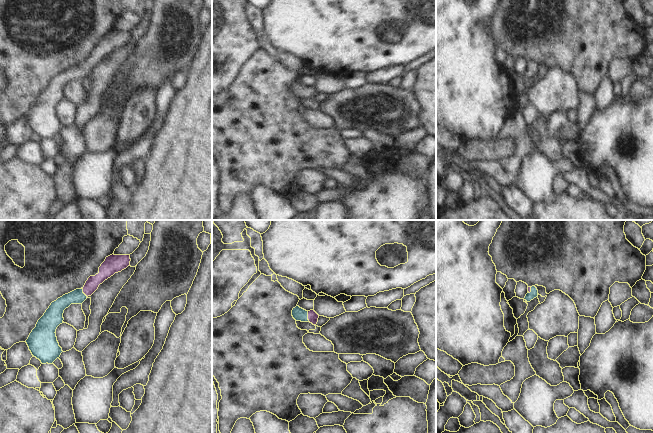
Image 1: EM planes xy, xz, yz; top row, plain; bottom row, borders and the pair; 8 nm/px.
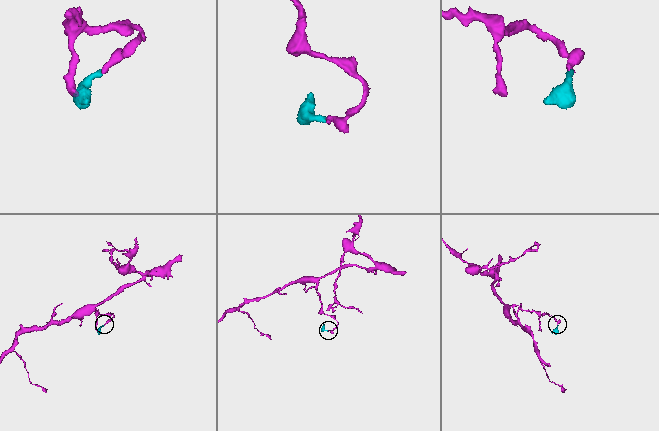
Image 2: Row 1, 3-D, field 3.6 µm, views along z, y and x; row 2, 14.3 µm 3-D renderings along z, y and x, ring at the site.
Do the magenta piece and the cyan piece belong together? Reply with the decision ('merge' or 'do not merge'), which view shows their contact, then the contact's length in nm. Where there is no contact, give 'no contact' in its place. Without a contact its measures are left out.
merge | xz | 90 nm

